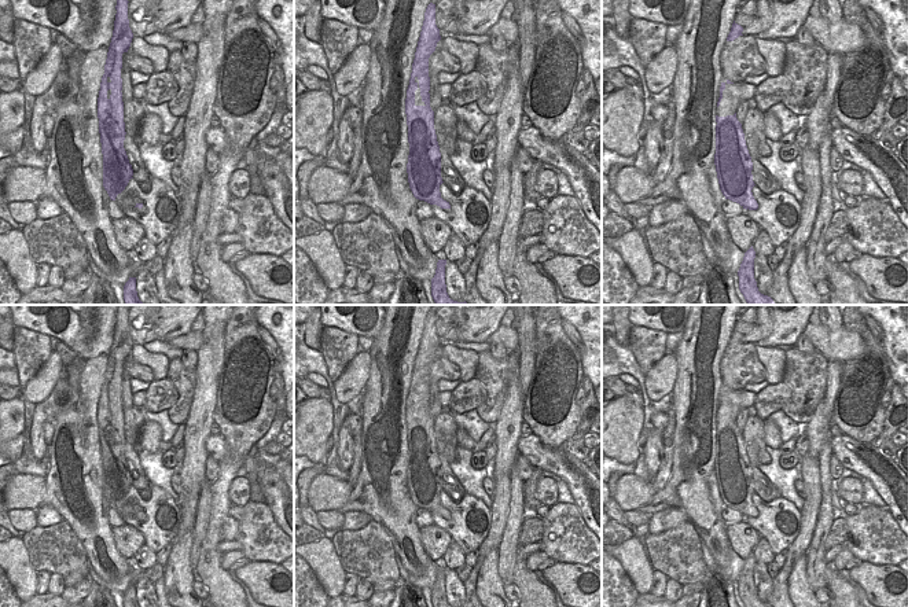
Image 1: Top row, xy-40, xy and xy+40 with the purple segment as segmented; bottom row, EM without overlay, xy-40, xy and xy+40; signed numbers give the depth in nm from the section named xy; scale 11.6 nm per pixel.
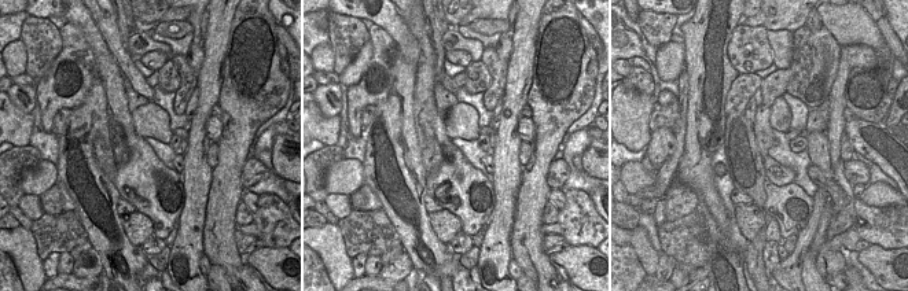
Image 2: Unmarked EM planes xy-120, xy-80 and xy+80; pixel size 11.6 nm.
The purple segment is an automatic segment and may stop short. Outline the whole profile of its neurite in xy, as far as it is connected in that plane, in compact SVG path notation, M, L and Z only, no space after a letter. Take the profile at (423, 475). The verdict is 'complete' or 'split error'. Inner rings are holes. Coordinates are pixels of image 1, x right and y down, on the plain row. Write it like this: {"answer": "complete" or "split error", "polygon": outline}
{"answer": "complete", "polygon": "M430 310L418 349L412 380L405 406L409 463L408 490L413 504L441 516L451 516L441 505L441 460L434 437L434 419L430 415L429 365L441 347L435 332L435 312Z"}

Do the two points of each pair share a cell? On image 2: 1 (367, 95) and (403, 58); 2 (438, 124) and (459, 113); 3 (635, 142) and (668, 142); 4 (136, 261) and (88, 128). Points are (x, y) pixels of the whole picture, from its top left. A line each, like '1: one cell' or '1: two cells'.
1: two cells
2: two cells
3: two cells
4: one cell

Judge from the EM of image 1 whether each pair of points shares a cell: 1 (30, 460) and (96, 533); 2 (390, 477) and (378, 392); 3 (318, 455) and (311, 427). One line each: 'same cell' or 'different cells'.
1: different cells
2: same cell
3: same cell

